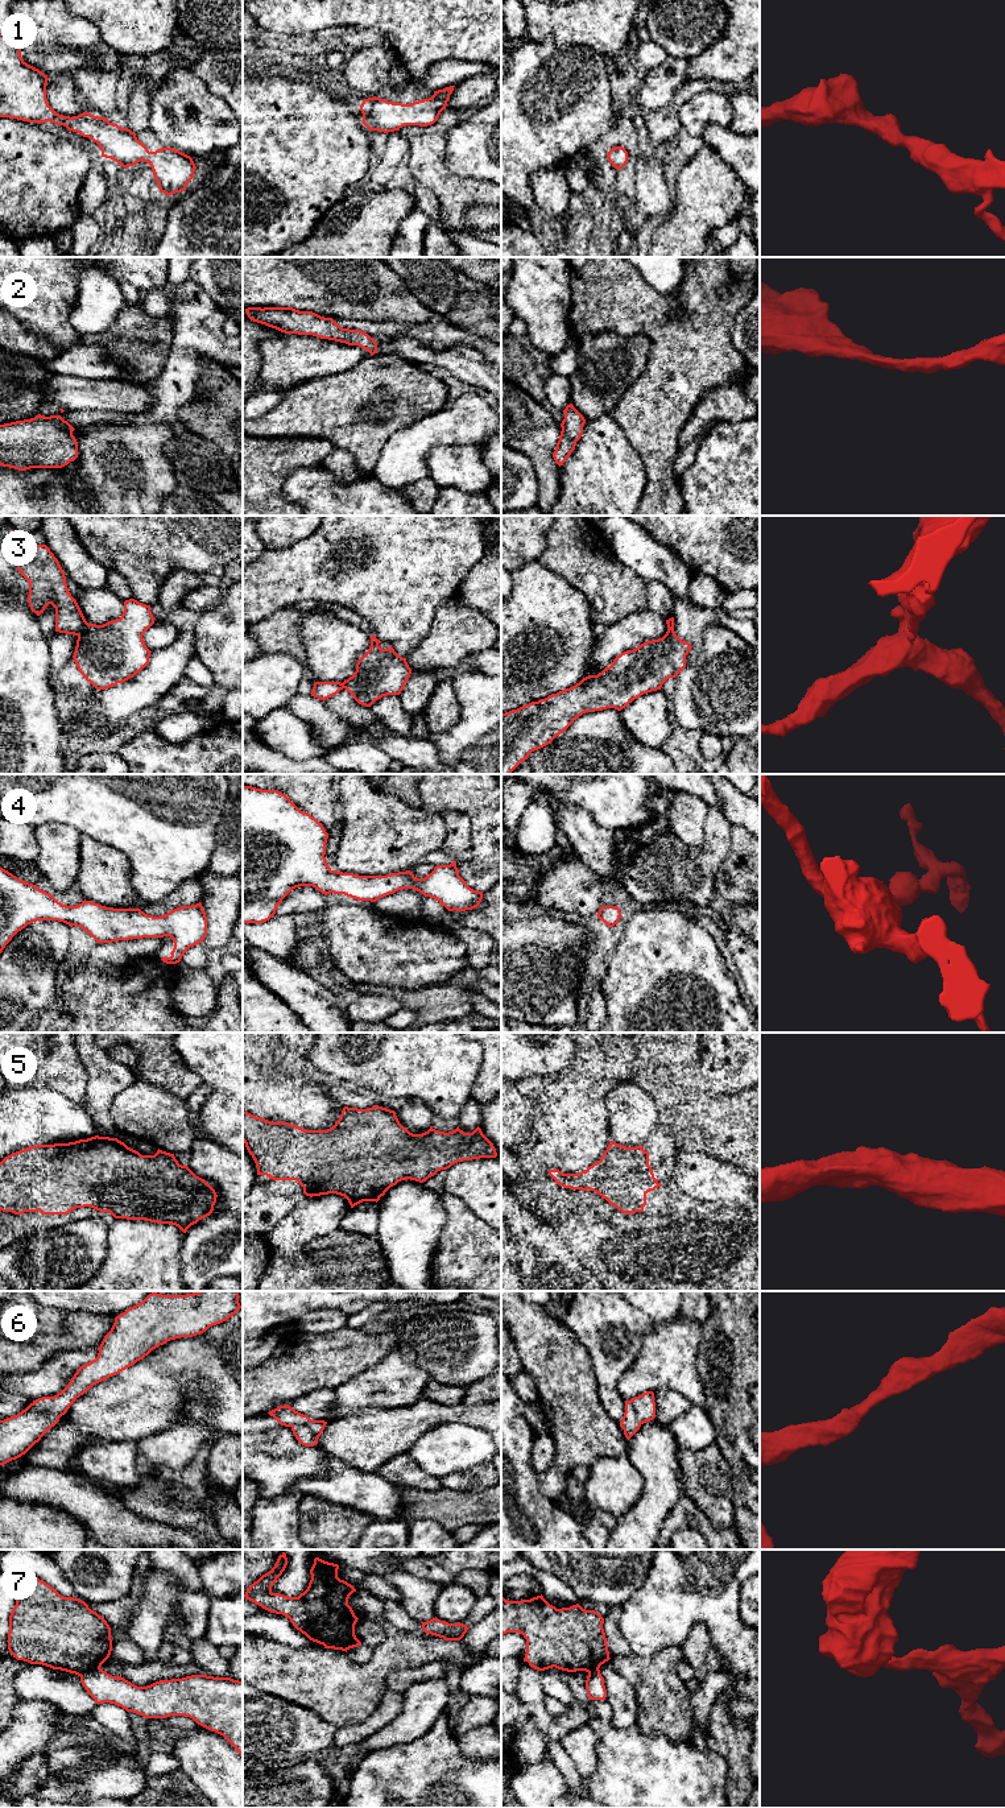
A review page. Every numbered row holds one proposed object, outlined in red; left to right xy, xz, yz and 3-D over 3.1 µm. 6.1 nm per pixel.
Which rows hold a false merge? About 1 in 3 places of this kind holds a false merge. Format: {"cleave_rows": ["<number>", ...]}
{"cleave_rows": ["3", "7"]}

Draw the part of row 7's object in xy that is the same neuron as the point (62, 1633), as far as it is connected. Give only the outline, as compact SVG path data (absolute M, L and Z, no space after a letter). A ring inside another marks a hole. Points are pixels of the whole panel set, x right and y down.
M15 1575L11 1581L16 1592L16 1605L9 1615L8 1650L13 1658L78 1676L100 1668L109 1658L111 1627L84 1601L63 1597L32 1575Z

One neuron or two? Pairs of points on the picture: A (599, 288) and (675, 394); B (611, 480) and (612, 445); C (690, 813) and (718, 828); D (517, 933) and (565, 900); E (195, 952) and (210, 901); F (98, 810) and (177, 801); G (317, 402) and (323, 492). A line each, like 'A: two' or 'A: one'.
A: one
B: one
C: two
D: two
E: one
F: one
G: two

